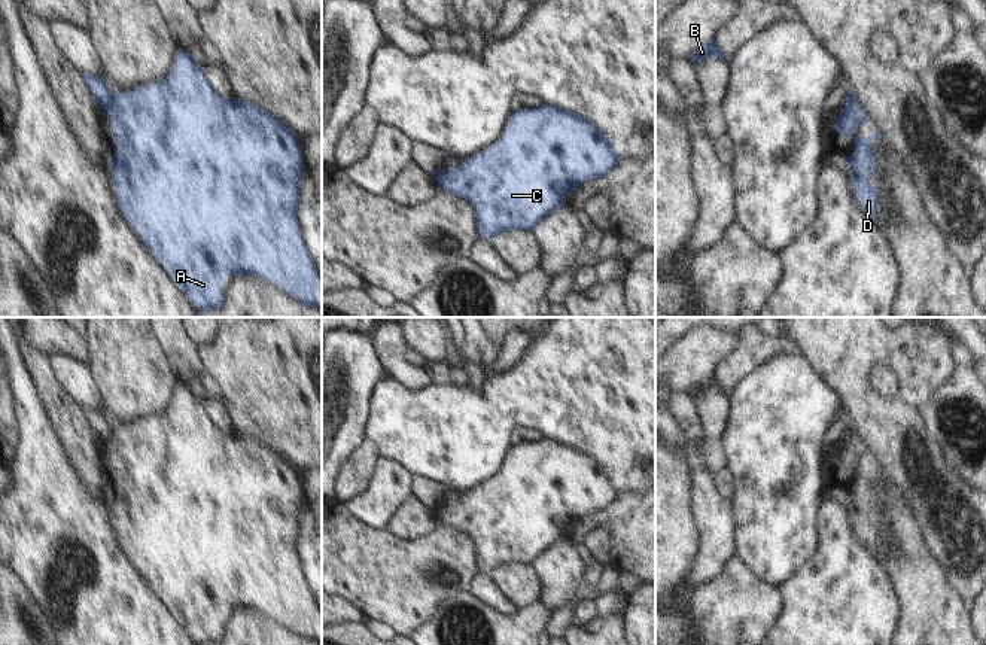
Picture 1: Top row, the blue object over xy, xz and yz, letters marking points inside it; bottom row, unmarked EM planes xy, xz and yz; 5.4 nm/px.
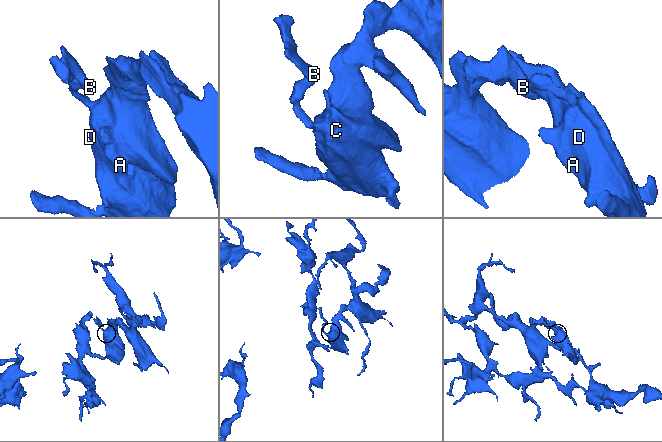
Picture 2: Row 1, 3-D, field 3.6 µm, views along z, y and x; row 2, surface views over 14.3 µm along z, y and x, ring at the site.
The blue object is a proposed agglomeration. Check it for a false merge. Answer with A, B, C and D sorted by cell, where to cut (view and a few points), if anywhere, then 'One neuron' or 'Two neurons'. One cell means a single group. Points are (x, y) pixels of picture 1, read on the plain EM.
Groups: A C D / B. Split along xy (115, 428), (115, 437), (106, 446). Two neurons.

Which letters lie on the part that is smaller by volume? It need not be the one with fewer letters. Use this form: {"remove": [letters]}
{"remove": ["B"]}

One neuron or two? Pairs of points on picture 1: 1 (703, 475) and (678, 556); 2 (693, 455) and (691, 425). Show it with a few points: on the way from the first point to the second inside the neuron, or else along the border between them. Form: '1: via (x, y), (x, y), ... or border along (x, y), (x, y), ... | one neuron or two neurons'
1: border along (690, 478), (690, 511), (697, 531), (699, 547) | two neurons
2: border along (670, 408), (676, 420), (700, 443) | two neurons

